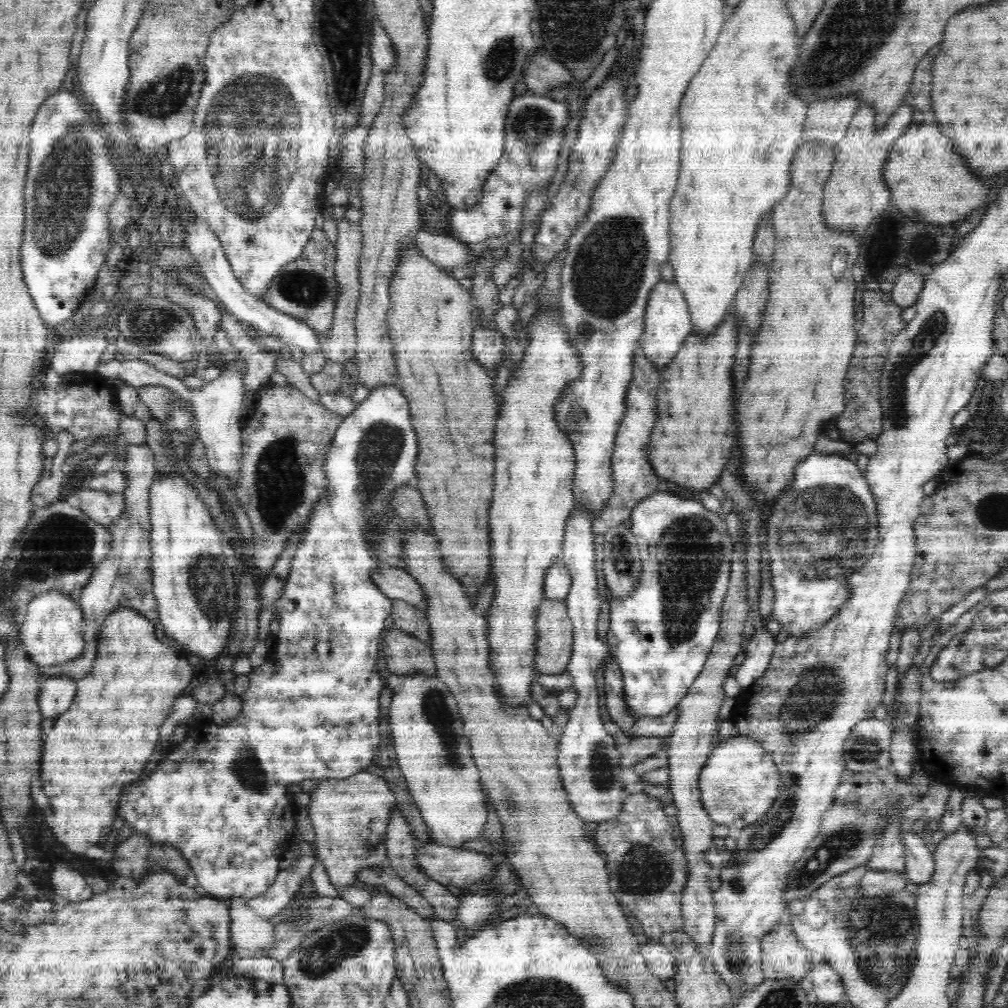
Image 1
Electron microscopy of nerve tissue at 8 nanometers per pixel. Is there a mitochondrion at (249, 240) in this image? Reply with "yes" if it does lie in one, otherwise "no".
yes

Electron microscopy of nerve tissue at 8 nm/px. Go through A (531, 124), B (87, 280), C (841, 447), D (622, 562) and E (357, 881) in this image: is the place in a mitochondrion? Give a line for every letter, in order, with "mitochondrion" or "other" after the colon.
A: mitochondrion
B: other
C: other
D: mitochondrion
E: other

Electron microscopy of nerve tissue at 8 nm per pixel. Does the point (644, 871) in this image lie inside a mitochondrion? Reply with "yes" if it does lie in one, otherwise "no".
yes

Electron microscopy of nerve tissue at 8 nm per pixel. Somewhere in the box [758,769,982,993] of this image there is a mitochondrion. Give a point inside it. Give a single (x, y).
(888, 921)

